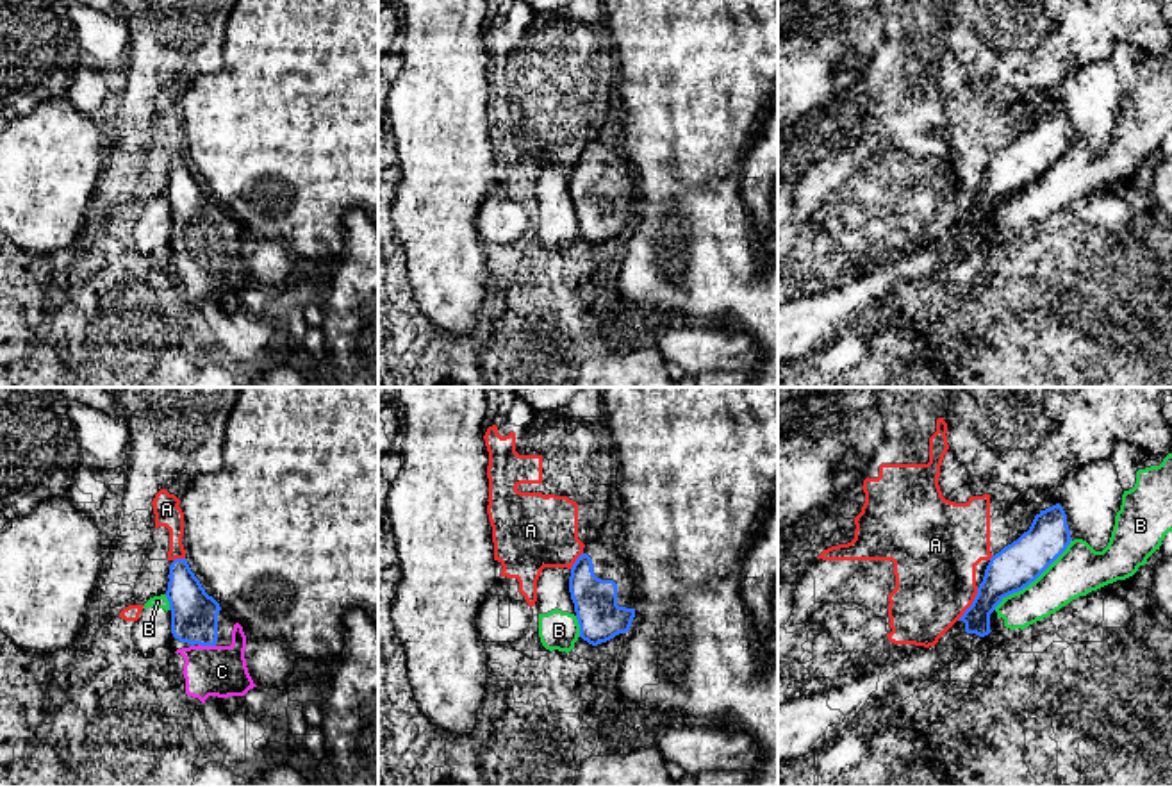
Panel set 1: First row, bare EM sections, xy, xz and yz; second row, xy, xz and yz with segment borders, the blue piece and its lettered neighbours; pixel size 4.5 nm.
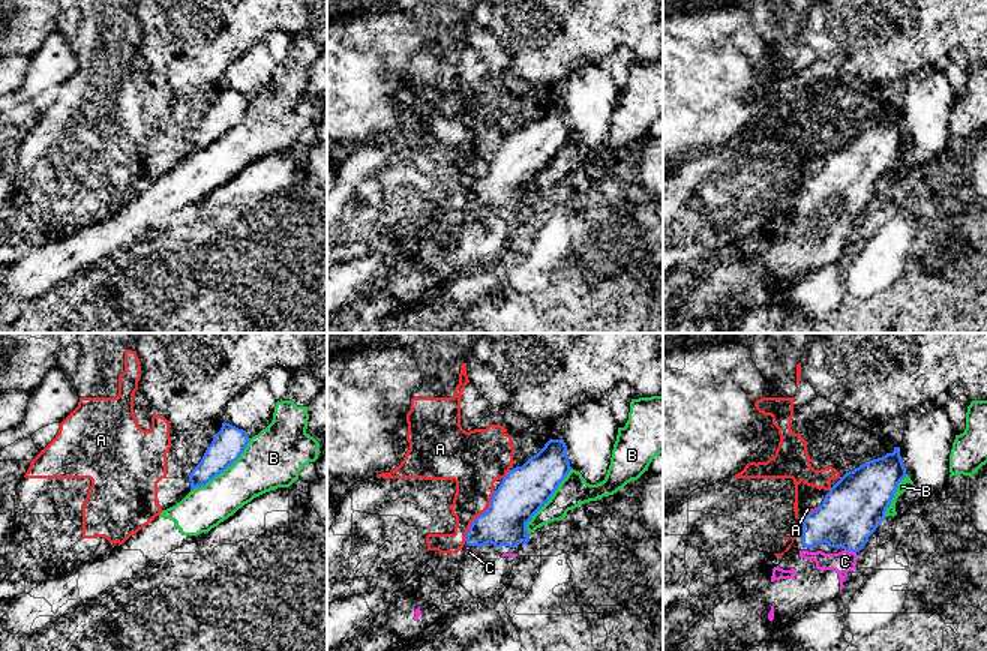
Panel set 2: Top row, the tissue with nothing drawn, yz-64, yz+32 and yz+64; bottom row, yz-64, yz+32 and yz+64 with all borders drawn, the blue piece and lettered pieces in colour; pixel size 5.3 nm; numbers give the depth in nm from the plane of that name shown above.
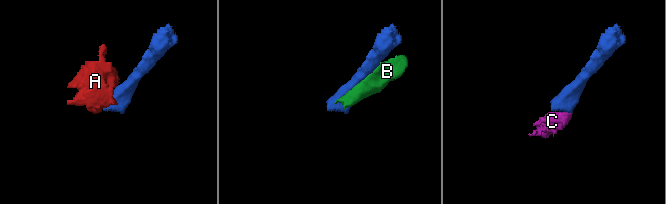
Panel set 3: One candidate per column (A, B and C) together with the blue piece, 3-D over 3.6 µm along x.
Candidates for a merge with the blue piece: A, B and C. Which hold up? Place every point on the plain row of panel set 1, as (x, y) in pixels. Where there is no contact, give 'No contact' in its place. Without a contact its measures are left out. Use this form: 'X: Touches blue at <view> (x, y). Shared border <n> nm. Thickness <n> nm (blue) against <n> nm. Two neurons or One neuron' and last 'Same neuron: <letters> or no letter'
A: Touches blue at yz (973, 204). Shared border 180 nm. Thickness 200 nm (blue) against 360 nm. Two neurons
B: Touches blue at yz (1033, 181). Shared border 480 nm. Thickness 200 nm (blue) against 220 nm. Two neurons
C: Touches blue at xy (207, 245). Shared border 80 nm. Thickness 200 nm (blue) against 220 nm. One neuron
Same neuron: C

